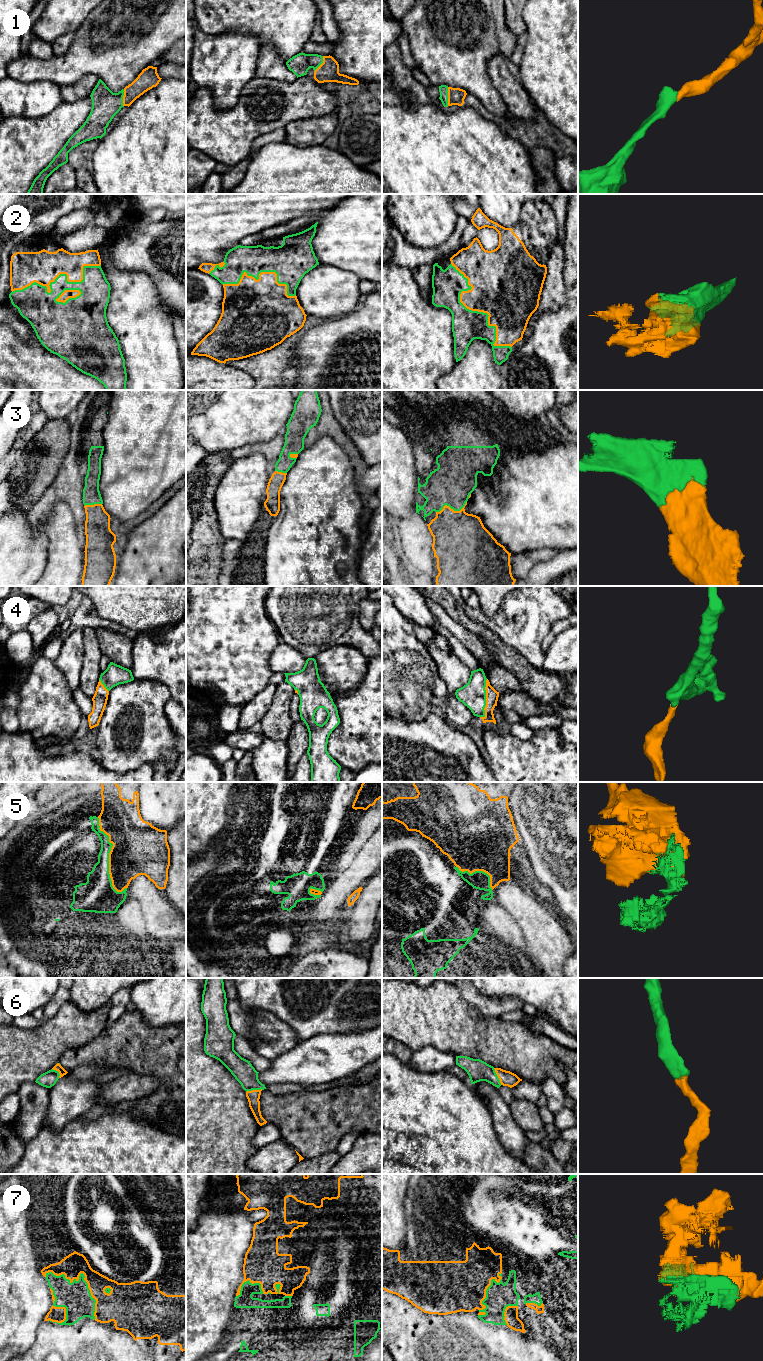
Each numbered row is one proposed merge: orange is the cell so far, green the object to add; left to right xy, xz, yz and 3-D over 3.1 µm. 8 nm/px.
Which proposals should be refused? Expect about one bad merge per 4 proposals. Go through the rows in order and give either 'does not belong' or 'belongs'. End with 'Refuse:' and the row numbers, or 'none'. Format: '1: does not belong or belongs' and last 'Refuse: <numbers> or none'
1: belongs
2: belongs
3: belongs
4: belongs
5: belongs
6: belongs
7: belongs
Refuse: none

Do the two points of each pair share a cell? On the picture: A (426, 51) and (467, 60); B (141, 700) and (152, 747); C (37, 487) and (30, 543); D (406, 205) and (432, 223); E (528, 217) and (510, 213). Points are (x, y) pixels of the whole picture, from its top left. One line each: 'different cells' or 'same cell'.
A: same cell
B: same cell
C: different cells
D: same cell
E: different cells

